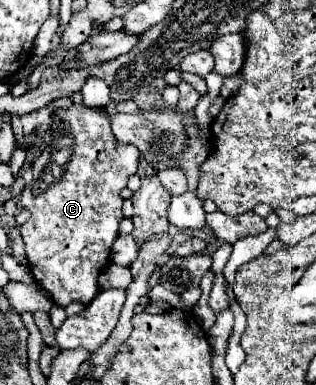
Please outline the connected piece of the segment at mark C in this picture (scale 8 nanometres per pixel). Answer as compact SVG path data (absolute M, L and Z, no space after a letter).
M72 105L70 109L58 109L58 113L52 115L50 137L46 139L44 151L40 153L40 157L38 157L38 159L34 161L34 165L32 165L32 175L34 175L34 177L32 177L32 183L26 185L26 189L24 189L22 197L20 197L20 205L32 213L32 217L28 219L28 223L24 223L24 225L20 227L20 231L22 231L24 245L26 245L26 259L28 259L30 271L32 271L32 275L34 275L36 283L38 283L42 289L46 289L46 291L50 293L50 297L52 297L52 301L54 301L56 305L66 307L66 305L72 303L72 301L84 301L84 303L88 303L88 301L92 301L92 299L98 295L98 291L100 291L100 287L98 287L98 277L100 277L100 273L106 269L106 265L110 263L110 249L112 249L112 243L114 243L116 237L118 237L118 225L120 225L120 221L124 219L124 215L122 215L120 191L126 187L128 177L134 175L136 169L138 169L138 149L134 149L134 147L130 147L130 145L122 145L122 147L114 145L114 135L112 135L112 129L110 129L110 117L108 117L108 113L98 113L96 109L86 109L84 105Z

